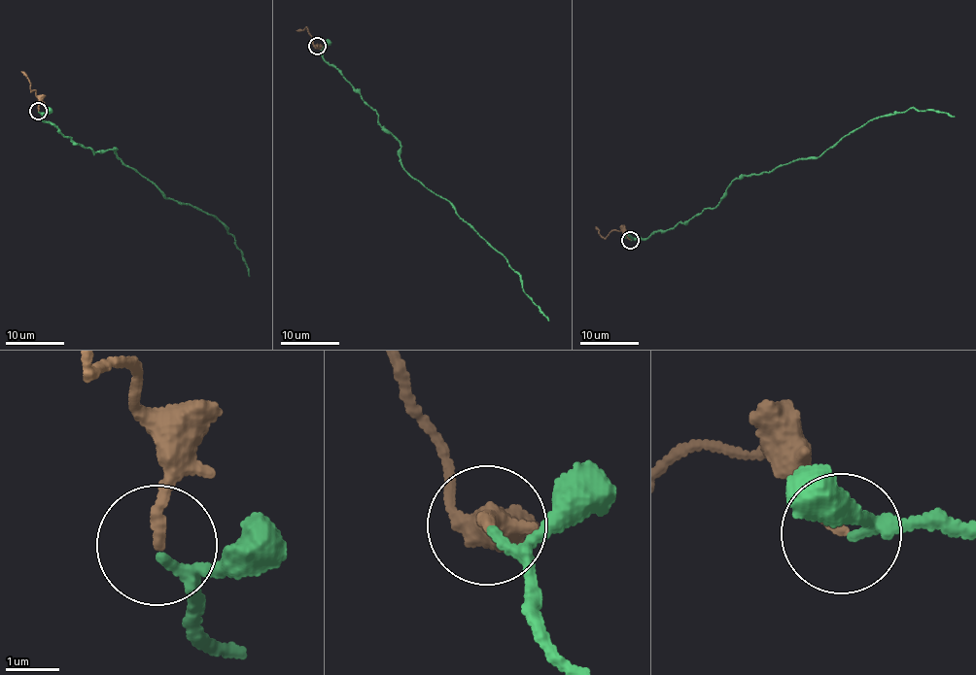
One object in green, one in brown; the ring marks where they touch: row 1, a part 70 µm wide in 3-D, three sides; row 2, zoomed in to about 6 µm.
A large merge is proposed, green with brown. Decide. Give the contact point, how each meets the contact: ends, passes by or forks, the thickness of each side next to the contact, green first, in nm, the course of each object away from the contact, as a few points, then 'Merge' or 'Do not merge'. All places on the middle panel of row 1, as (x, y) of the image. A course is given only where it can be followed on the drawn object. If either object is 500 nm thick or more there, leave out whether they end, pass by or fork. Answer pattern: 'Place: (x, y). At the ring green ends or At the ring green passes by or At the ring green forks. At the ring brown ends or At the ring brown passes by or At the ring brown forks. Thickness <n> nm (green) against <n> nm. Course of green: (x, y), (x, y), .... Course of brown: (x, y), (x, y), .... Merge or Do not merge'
Place: (317, 46). At the ring green passes by. At the ring brown ends. Thickness 150 nm (green) against 200 nm. Course of green: (317, 47), (400, 146), (402, 169), (447, 201), (503, 254), (549, 320). Course of brown: (317, 46), (307, 27), (296, 31). Merge

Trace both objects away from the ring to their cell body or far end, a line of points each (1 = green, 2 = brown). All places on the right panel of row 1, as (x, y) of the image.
1: (631, 240), (644, 239), (713, 207), (735, 178), (821, 155), (885, 115), (913, 107), (954, 116)
2: (629, 240), (623, 232), (615, 230), (611, 230), (605, 238), (596, 228)

